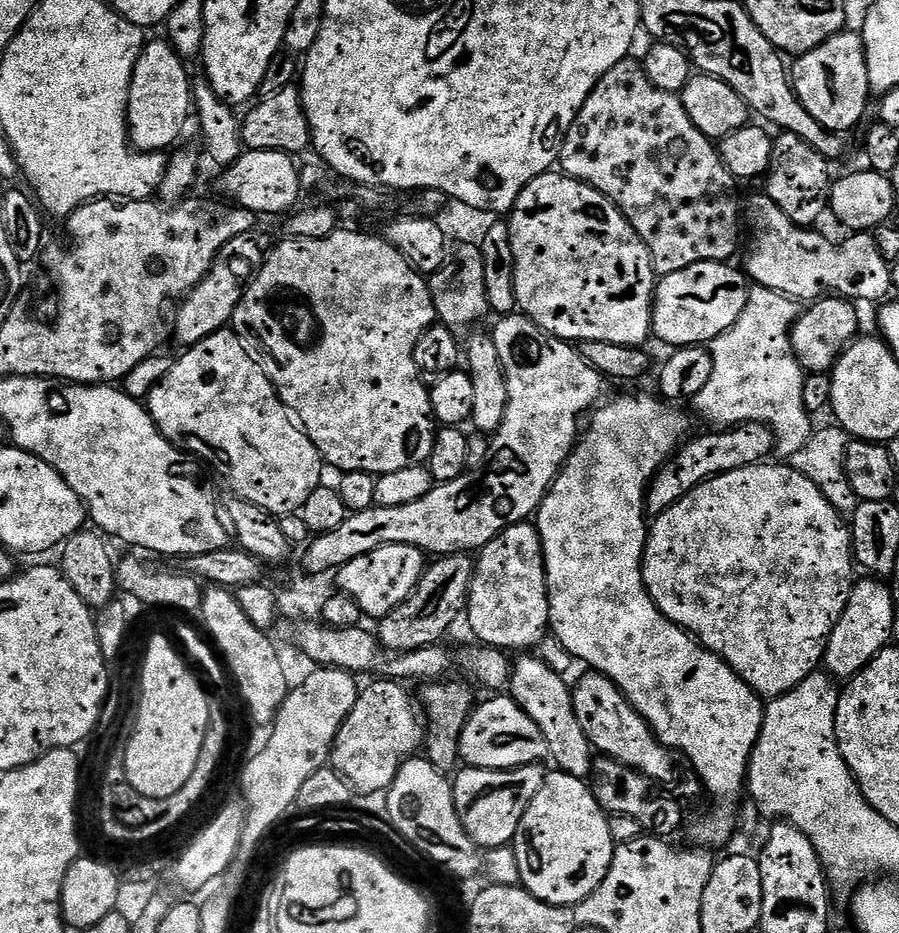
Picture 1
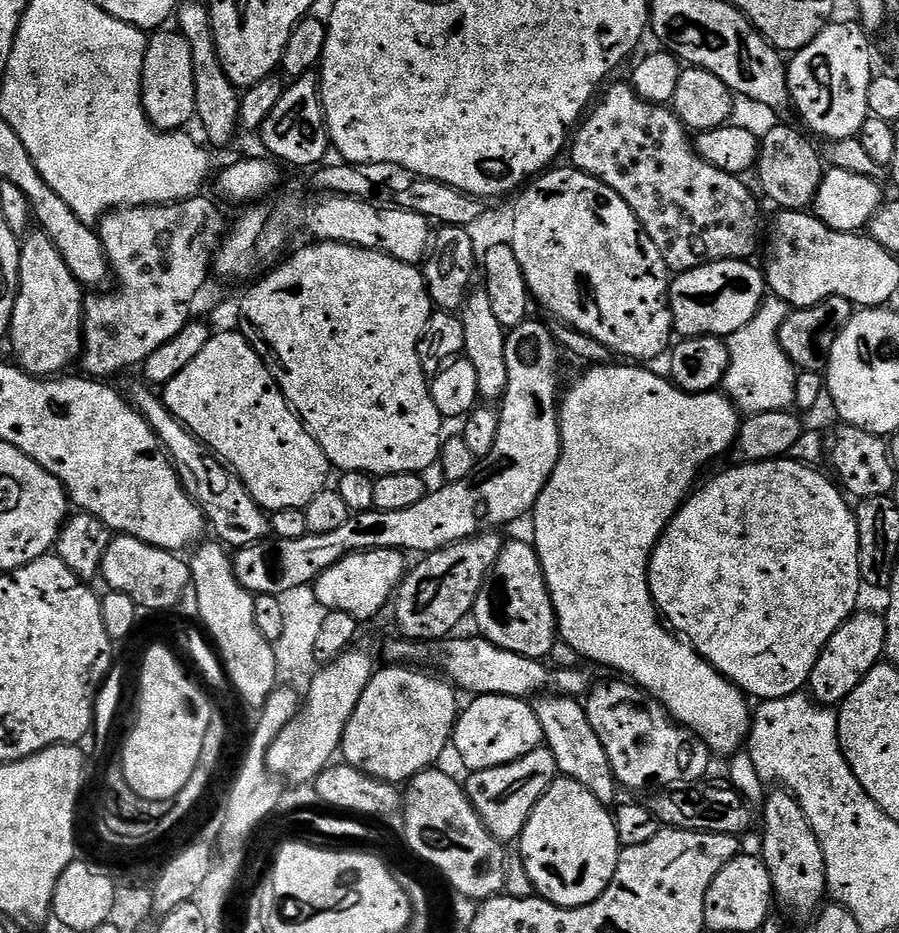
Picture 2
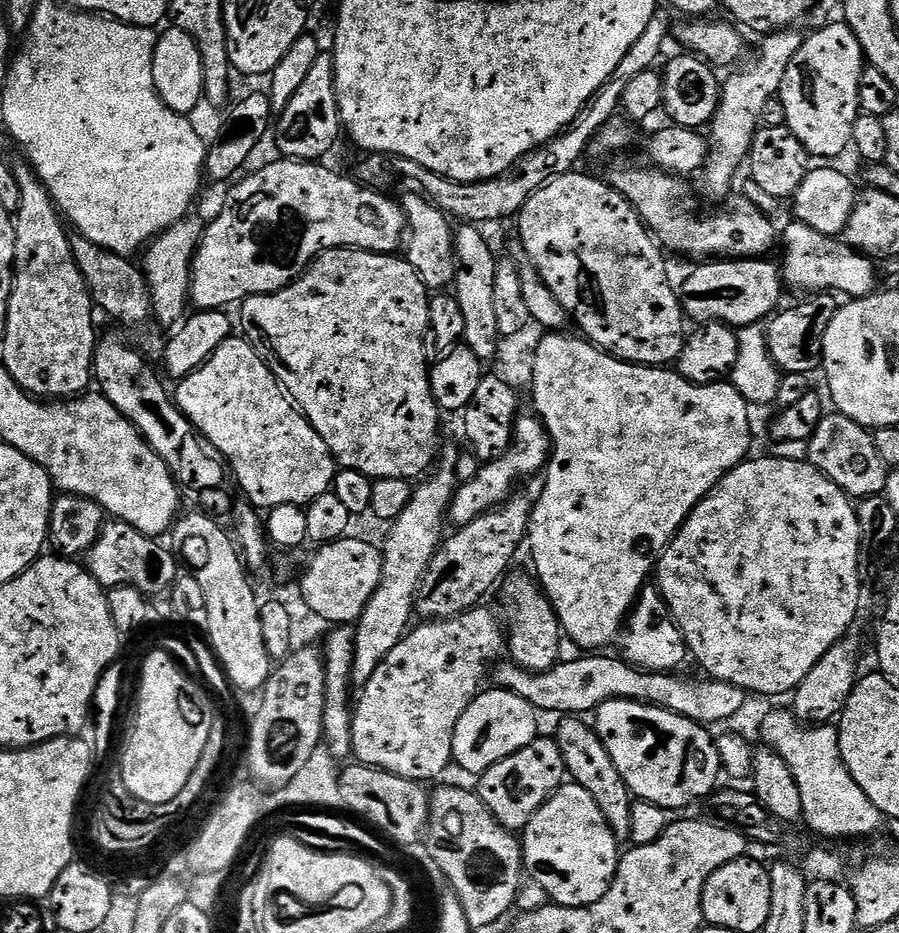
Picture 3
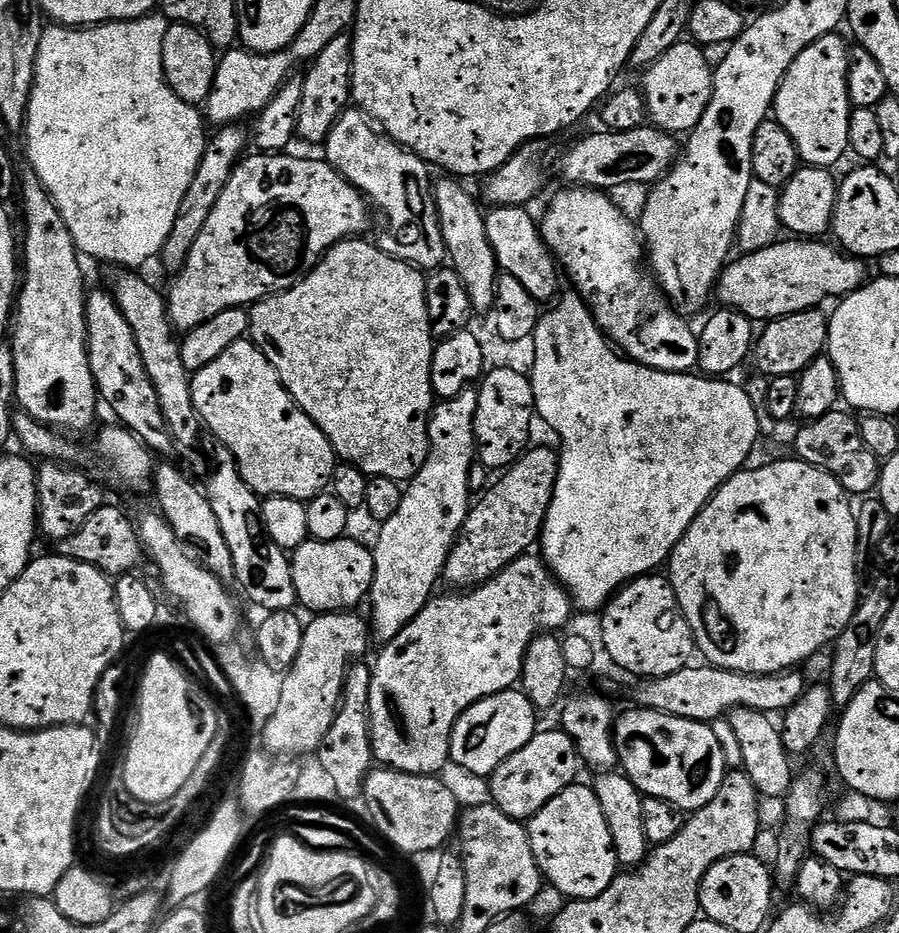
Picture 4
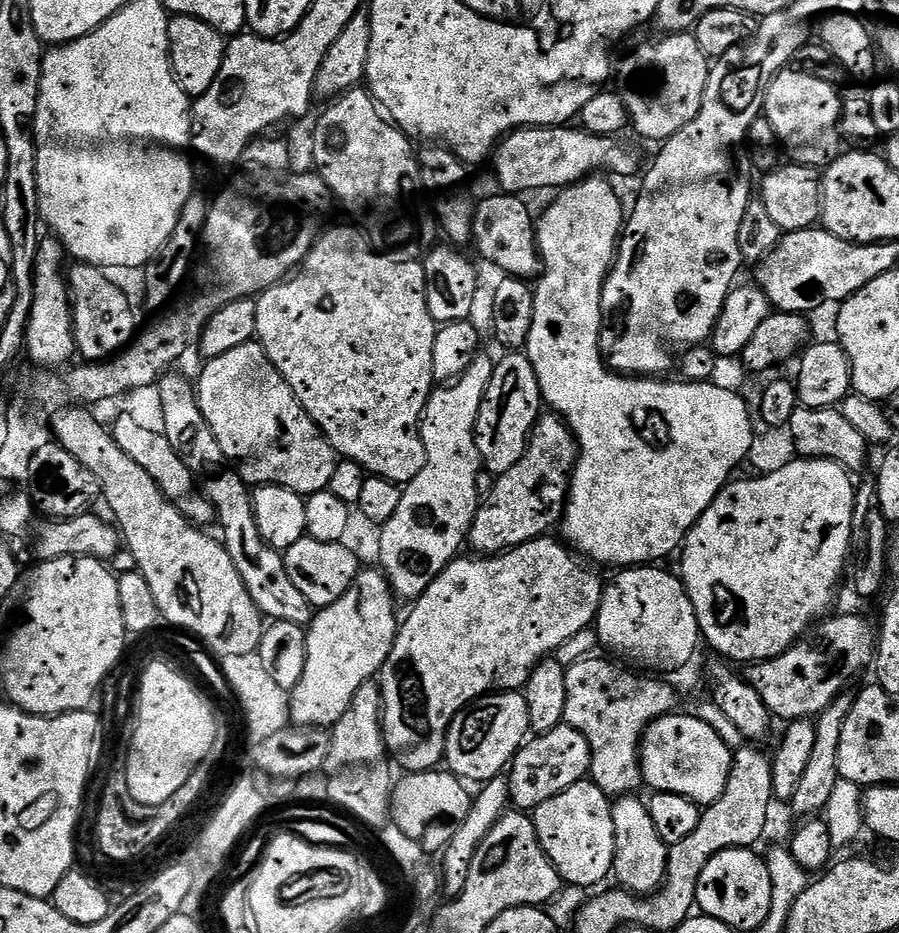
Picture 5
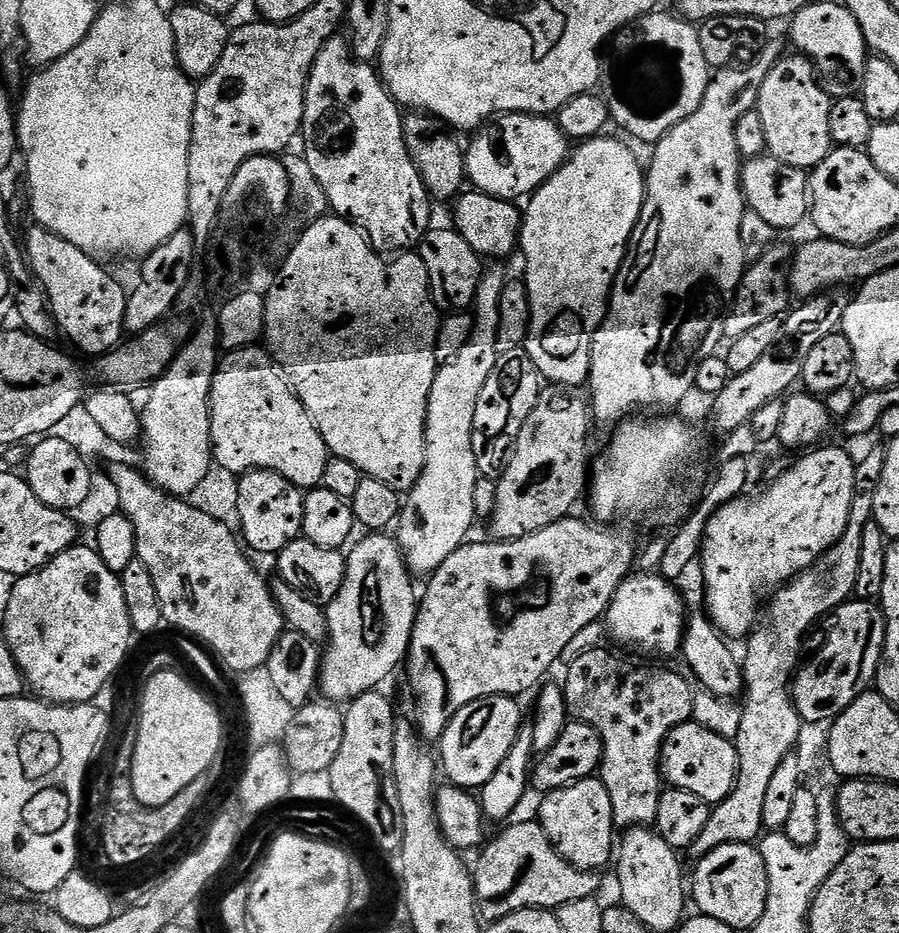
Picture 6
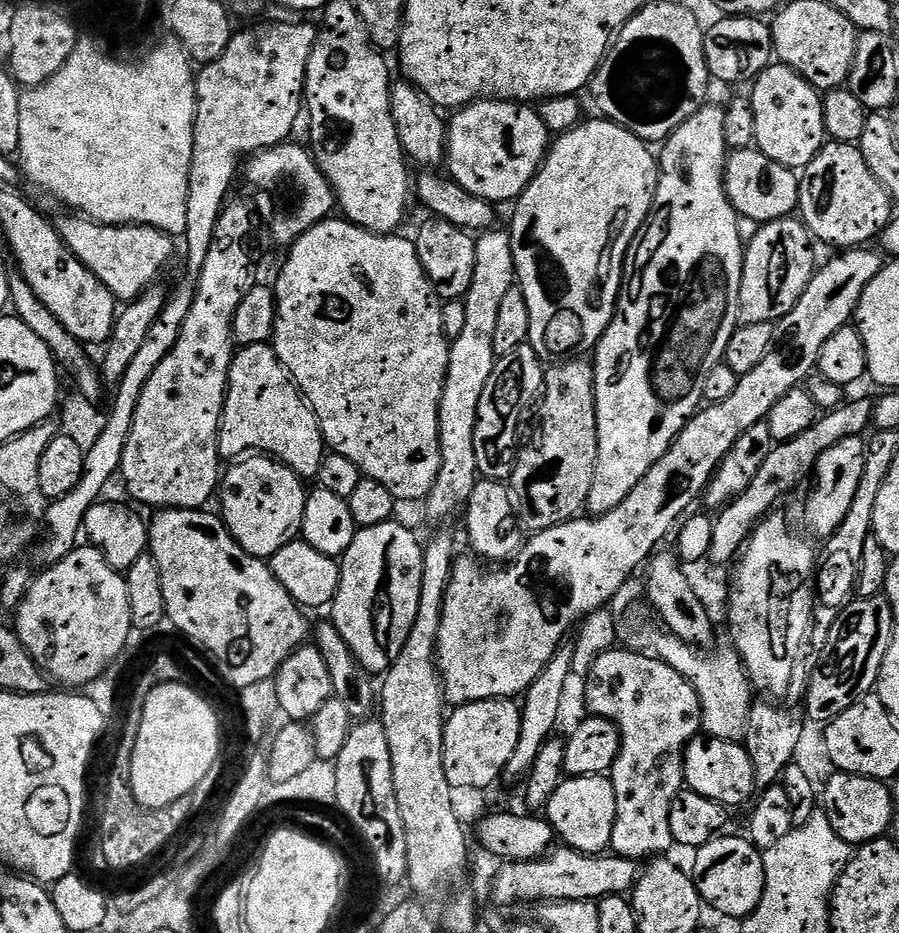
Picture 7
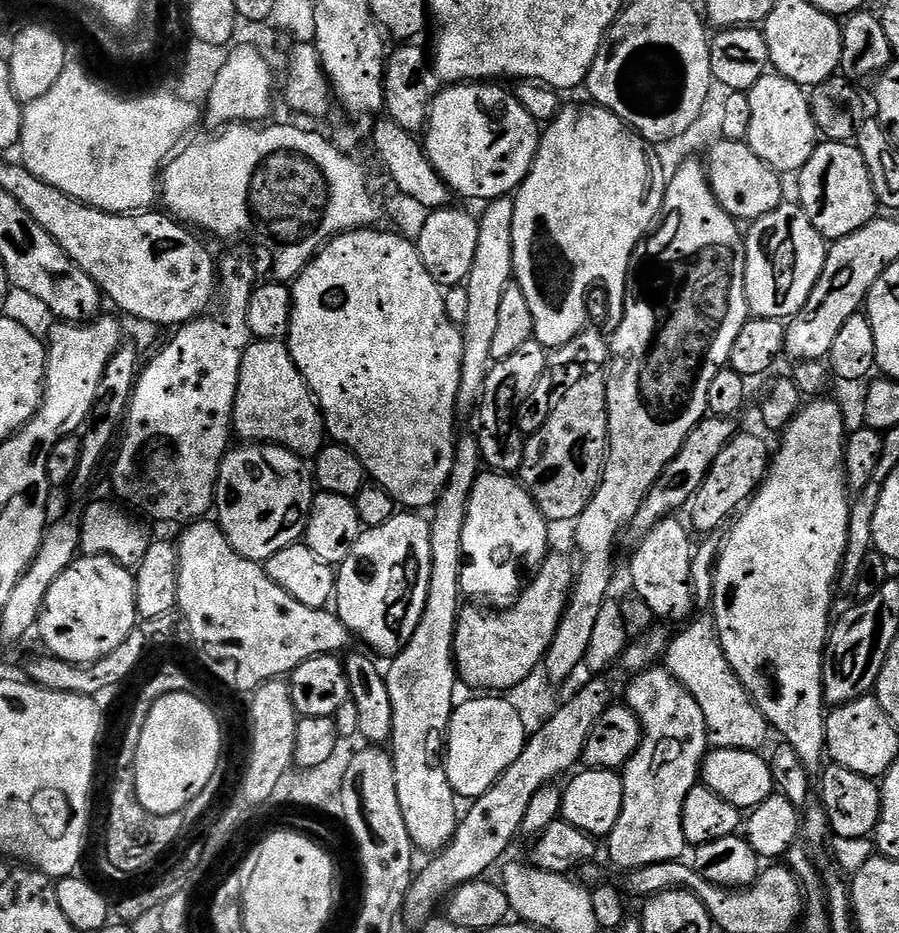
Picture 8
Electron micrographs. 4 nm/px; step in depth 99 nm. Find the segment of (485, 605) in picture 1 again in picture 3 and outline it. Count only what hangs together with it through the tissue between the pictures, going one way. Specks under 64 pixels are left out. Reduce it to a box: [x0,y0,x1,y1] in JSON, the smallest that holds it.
[499,572,562,672]

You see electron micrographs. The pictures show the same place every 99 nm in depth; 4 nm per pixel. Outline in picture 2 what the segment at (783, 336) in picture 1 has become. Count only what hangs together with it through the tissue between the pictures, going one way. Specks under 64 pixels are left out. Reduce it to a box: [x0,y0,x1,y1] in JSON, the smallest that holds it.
[722,295,798,415]

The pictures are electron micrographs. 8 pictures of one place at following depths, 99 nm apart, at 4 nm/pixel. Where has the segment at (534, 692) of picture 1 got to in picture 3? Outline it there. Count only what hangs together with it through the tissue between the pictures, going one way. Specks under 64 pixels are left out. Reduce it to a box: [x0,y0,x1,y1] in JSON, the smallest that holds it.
[554,718,634,841]

